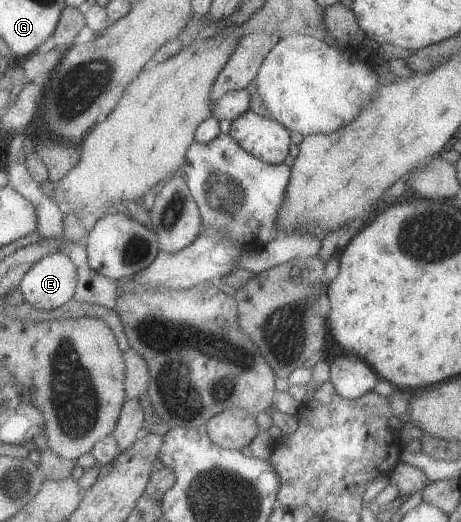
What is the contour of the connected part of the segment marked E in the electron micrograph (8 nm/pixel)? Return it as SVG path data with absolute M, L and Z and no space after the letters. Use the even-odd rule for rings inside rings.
M54 252L38 260L24 276L21 291L36 309L54 310L75 299L79 270L70 256Z

